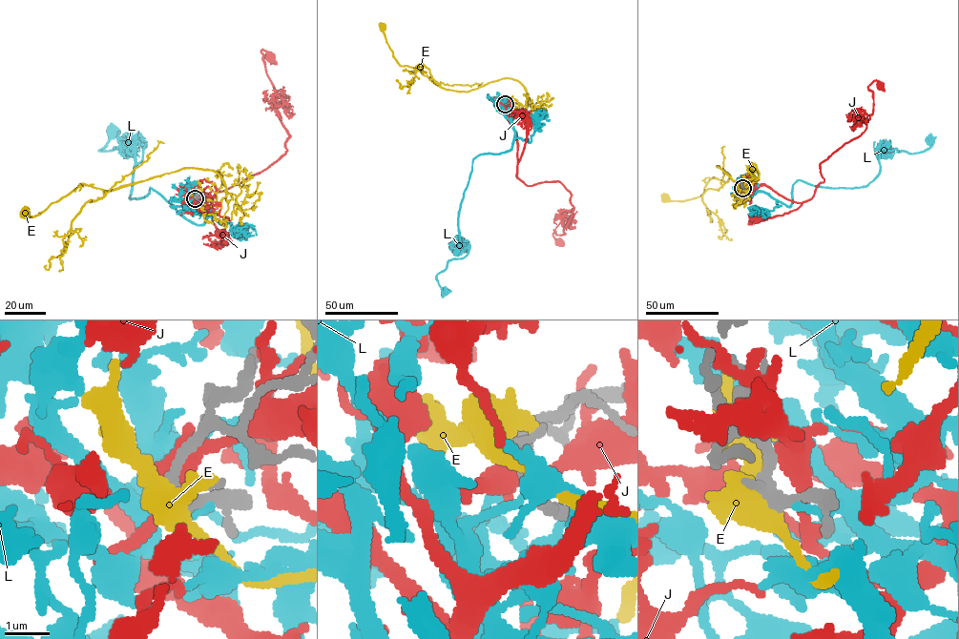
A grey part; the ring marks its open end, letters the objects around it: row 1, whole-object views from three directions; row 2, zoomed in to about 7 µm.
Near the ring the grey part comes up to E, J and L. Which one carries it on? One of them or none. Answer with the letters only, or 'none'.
none

